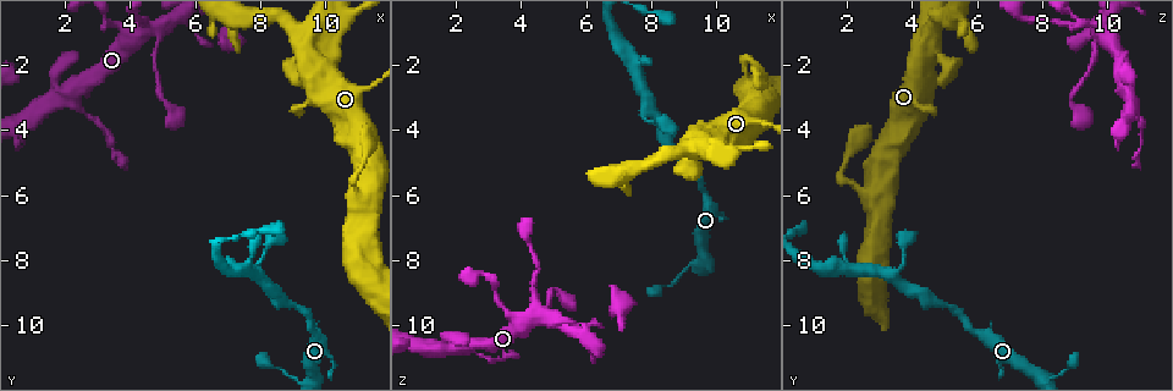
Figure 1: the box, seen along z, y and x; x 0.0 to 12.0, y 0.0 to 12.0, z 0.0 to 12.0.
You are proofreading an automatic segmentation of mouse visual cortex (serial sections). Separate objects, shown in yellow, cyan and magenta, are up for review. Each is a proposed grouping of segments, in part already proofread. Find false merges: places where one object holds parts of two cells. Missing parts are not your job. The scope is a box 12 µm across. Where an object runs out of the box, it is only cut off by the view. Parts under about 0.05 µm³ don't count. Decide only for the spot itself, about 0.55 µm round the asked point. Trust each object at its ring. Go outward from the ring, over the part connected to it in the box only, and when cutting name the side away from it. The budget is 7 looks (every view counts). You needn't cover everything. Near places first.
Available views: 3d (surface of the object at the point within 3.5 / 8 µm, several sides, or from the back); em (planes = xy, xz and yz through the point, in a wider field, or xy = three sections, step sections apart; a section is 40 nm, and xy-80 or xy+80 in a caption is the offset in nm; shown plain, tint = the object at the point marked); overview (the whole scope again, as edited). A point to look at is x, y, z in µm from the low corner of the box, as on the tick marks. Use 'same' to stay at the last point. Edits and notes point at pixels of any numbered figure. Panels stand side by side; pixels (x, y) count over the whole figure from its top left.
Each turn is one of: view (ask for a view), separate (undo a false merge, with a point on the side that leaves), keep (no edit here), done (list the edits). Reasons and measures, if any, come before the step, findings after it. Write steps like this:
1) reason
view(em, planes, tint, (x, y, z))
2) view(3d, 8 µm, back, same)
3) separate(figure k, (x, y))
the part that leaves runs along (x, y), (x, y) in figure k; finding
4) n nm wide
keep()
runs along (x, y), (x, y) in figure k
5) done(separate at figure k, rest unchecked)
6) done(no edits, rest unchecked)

two arms in line, one across
view(3d, 3.5 µm, (7.9, 8.5, 3.4))

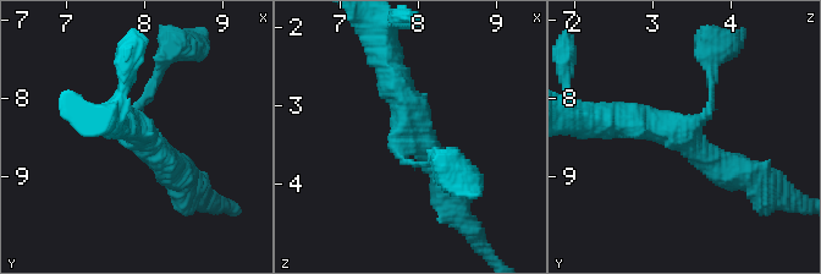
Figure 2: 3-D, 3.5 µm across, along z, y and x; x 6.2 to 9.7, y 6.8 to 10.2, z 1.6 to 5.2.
shape alone is not enough
view(em, xy, step 2, tint, (7.95, 8.50, 3.45))

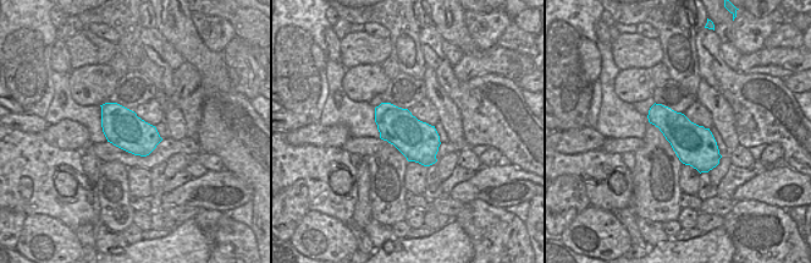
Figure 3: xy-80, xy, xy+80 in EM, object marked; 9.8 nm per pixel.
cut it another way
view(em, xy, step 1, tint, same)

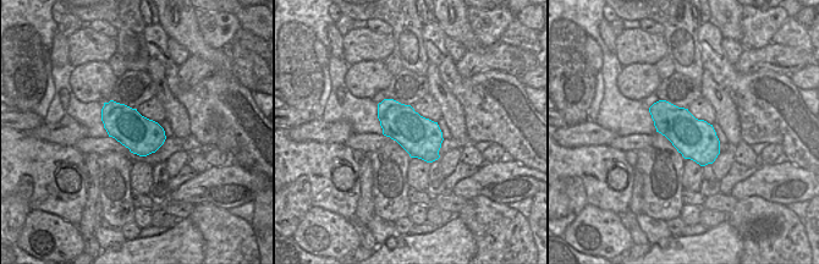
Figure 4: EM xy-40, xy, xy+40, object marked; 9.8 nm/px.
3 arms; arms of 100, 400, 400 nm
keep()
runs along (455, 195), (406, 126), (391, 69) in figure 2; all the same cell

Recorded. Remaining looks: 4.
four arms meet
view(3d, 3.5 µm, (4.8, 0.9, 9.7))

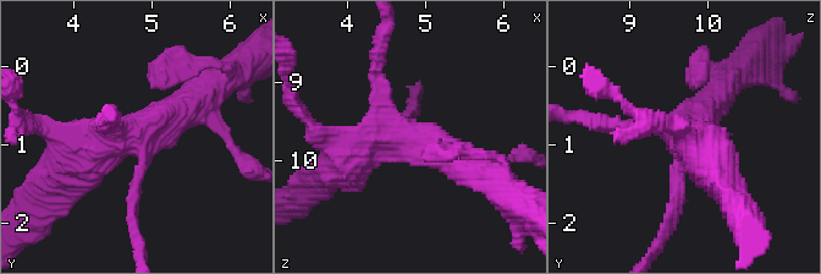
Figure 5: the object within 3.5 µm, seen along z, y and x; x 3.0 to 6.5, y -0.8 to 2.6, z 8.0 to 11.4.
need the tissue
view(em, xy, step 3, tint, (4.80, 0.90, 9.75))

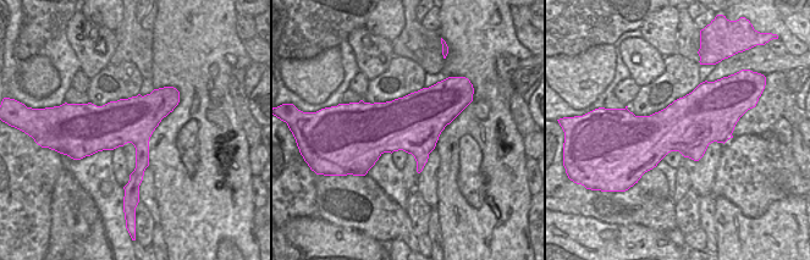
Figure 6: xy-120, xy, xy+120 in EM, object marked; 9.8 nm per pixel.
keep()
runs along (67, 169), (198, 98) in figure 5; continuous, no second cell

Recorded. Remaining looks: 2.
calibre changes
view(3d, 3.5 µm, (2.3, 2.9, 10.6))

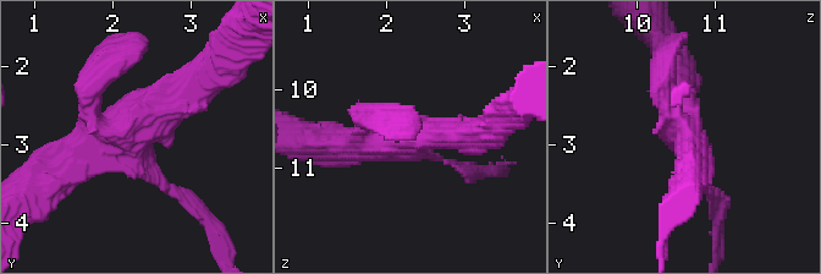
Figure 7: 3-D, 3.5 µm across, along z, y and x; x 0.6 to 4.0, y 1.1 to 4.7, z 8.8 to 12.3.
4 arms; arms of 100, 250, 350, 450 nm; now the EM
view(em, xy, step 1, tint, (2.30, 2.90, 10.65))

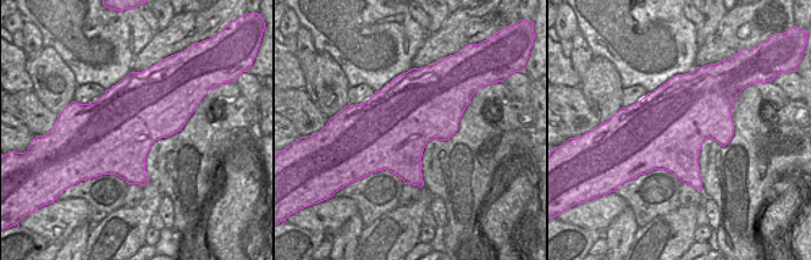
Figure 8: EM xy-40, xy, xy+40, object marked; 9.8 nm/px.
keep()
runs along (198, 81), (64, 166) in figure 7; continuous, no second cell

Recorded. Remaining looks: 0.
done(no edits, rest unchecked)

